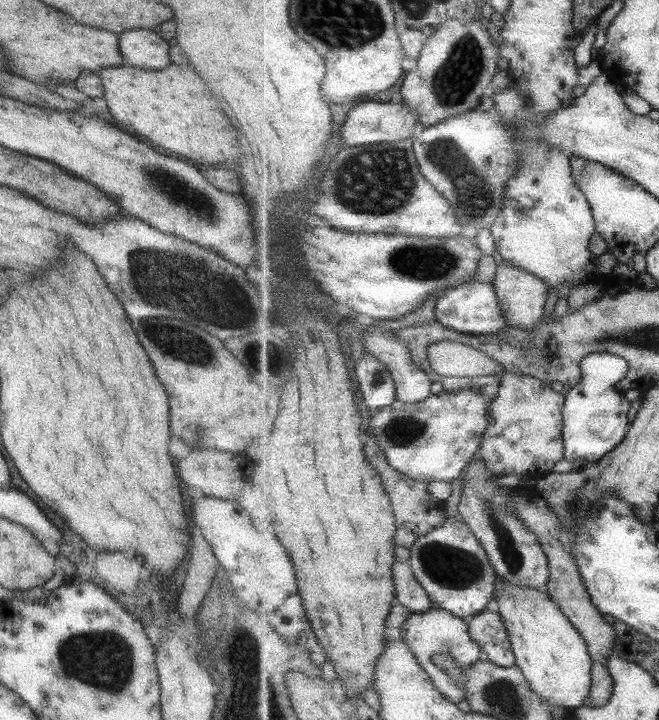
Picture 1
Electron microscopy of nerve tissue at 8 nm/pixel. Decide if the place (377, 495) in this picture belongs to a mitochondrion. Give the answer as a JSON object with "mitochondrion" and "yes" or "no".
{"mitochondrion":"no"}

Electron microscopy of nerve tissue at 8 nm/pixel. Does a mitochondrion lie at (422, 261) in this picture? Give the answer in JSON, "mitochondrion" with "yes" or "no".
{"mitochondrion":"yes"}

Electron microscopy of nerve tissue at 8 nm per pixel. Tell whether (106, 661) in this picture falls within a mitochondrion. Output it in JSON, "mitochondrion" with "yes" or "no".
{"mitochondrion":"yes"}

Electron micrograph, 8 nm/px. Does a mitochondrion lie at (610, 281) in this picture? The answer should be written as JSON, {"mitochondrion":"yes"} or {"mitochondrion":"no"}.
{"mitochondrion":"no"}

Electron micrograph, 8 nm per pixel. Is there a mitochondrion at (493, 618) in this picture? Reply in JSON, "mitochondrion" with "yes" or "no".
{"mitochondrion":"no"}

